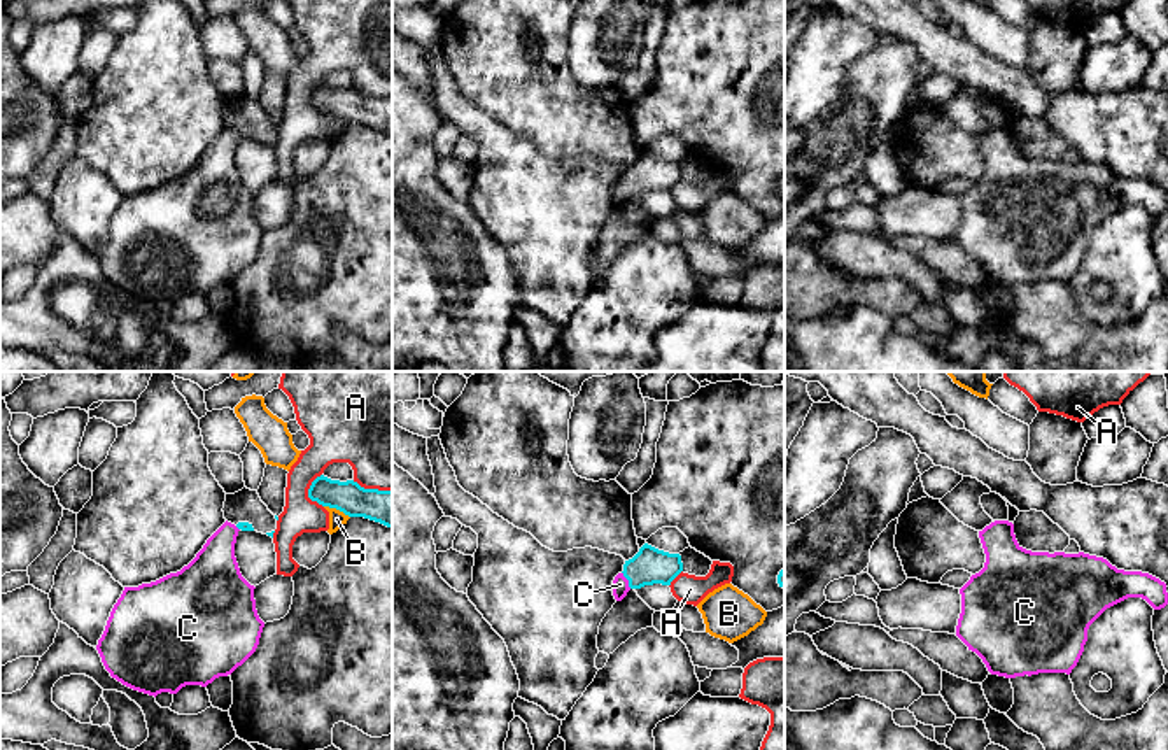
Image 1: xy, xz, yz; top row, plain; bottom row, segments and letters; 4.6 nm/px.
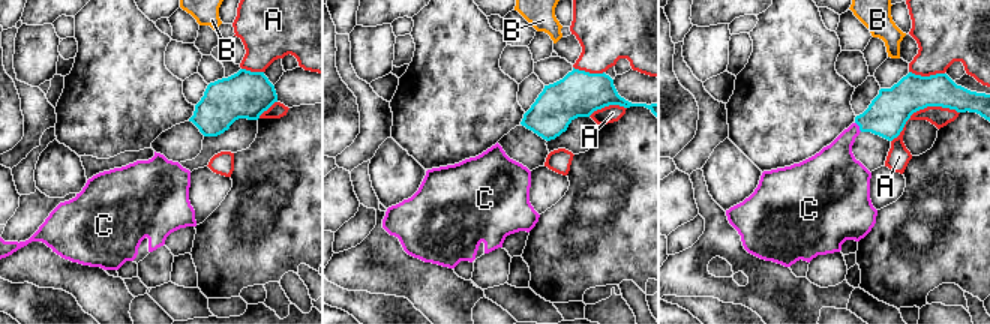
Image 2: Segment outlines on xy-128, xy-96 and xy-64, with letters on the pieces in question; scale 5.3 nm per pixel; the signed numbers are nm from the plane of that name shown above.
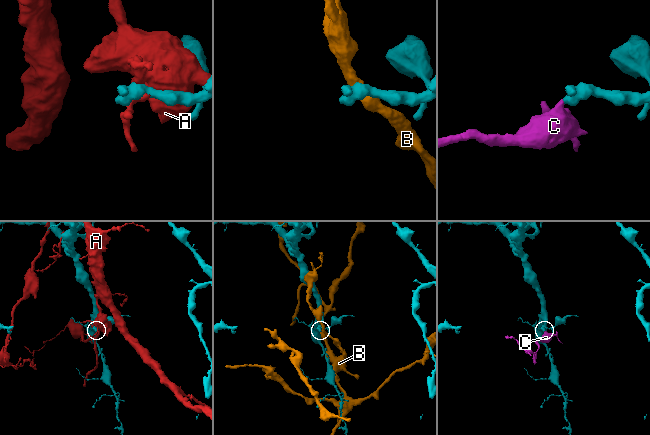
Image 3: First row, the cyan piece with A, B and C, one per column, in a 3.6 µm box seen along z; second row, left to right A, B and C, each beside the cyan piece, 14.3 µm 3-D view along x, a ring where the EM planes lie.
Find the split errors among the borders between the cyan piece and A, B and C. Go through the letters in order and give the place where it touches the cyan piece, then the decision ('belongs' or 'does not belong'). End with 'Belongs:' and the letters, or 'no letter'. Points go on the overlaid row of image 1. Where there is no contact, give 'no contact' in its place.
A: meets cyan in xy at (309, 493); does not belong
B: meets cyan in xy at (337, 509); does not belong
C: meets cyan in xz at (627, 579); belongs
Belongs: C

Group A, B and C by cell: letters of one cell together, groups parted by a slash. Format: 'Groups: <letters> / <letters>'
Groups: A / B / C

